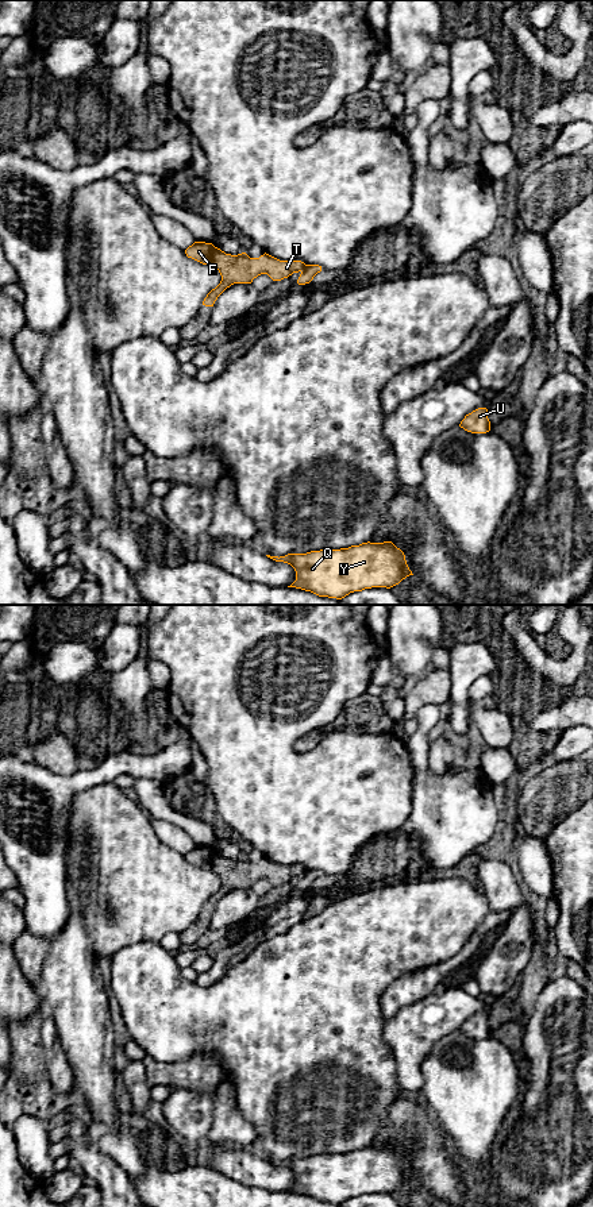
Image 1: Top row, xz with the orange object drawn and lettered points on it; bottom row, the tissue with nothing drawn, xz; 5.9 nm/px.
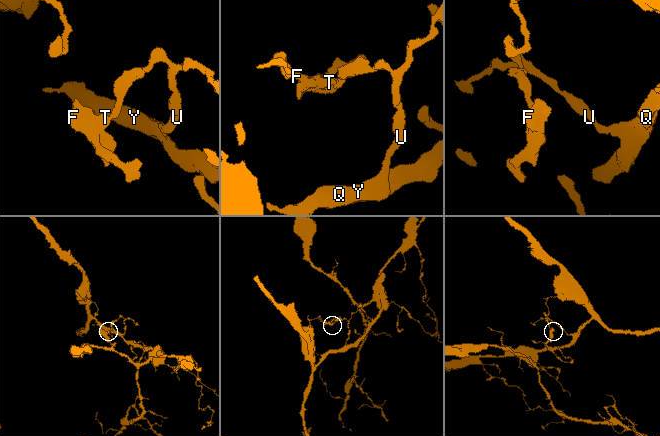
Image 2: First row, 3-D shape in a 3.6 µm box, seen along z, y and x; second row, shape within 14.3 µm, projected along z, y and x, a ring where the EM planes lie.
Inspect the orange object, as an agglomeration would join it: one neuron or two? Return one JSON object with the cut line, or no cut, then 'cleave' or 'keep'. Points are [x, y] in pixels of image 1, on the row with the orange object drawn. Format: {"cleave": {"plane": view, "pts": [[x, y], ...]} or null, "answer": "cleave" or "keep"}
{"cleave": {"plane": "xz", "pts": [[307, 265], [301, 272]]}, "answer": "cleave"}

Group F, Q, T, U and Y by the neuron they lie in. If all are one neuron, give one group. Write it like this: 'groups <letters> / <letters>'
groups F T / Q U Y

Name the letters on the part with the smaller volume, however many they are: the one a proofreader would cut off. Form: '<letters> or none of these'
F, T

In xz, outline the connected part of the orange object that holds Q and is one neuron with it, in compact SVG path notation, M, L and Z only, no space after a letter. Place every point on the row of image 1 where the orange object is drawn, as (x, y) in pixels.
M392 541L362 543L340 549L320 549L267 558L290 564L296 581L288 587L342 599L371 587L390 589L413 575L404 552Z

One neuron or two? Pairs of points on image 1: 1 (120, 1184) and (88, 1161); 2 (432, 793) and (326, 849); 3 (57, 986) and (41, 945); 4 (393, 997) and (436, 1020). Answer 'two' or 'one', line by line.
1: one
2: two
3: two
4: two

